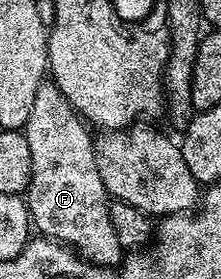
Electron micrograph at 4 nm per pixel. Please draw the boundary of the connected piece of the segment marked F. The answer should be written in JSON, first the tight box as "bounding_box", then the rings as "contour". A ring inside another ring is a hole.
{"bounding_box":[23,80,123,259],"contour":[[[43,80],[35,92],[30,118],[23,132],[27,147],[31,147],[27,204],[36,232],[72,247],[87,259],[120,258],[123,246],[109,218],[110,202],[93,158],[94,134],[89,134],[90,126],[52,80]]]}

